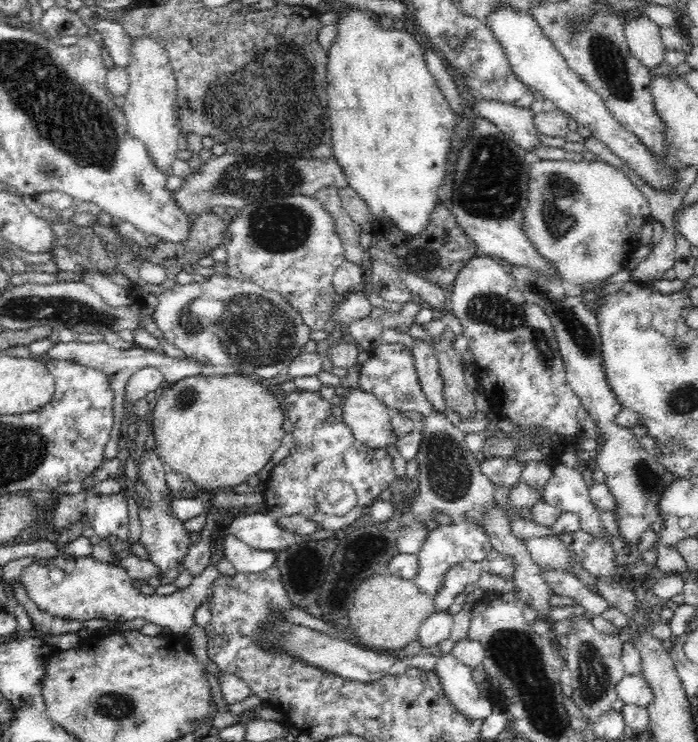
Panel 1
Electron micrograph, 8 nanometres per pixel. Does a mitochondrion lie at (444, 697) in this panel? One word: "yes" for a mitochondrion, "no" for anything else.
no

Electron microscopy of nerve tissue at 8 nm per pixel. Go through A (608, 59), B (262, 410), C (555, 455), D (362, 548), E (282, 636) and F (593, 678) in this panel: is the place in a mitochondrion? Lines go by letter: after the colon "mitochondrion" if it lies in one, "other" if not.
A: mitochondrion
B: other
C: other
D: other
E: mitochondrion
F: mitochondrion

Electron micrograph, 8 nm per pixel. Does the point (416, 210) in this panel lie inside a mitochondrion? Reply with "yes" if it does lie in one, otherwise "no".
no

